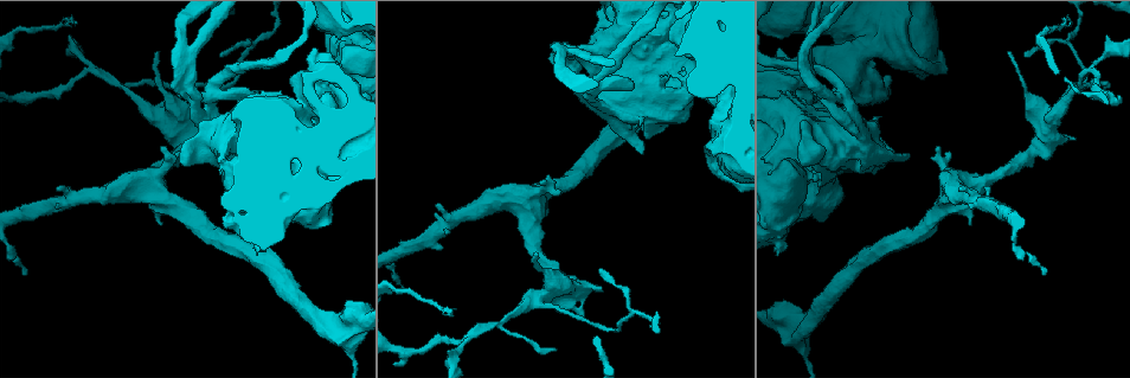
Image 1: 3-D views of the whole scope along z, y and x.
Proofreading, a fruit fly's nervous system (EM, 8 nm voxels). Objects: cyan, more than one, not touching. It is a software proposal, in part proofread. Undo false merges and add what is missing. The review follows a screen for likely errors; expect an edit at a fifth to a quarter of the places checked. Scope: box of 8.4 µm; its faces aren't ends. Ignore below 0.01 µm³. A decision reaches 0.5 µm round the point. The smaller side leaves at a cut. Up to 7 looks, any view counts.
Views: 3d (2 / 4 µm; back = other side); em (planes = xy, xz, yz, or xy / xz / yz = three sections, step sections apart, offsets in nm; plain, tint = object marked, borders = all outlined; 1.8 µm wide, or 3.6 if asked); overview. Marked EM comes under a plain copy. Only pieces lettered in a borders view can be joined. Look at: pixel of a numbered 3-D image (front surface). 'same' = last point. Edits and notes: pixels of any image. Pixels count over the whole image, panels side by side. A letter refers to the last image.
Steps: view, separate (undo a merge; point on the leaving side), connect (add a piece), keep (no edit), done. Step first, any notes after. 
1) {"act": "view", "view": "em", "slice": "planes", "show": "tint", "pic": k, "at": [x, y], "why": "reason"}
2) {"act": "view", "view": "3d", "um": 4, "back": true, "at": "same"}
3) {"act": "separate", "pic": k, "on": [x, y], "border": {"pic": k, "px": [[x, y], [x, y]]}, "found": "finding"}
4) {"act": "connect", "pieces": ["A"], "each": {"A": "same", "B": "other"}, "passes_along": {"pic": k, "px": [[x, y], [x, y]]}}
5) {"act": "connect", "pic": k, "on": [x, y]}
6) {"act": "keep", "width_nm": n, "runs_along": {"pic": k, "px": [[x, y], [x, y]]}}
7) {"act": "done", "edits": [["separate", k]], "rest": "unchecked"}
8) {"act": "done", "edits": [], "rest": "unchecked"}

{"act": "view", "view": "em", "um": 3.6, "slice": "planes", "show": "borders", "pic": 1, "at": [599, 100], "why": "arms run side by side"}

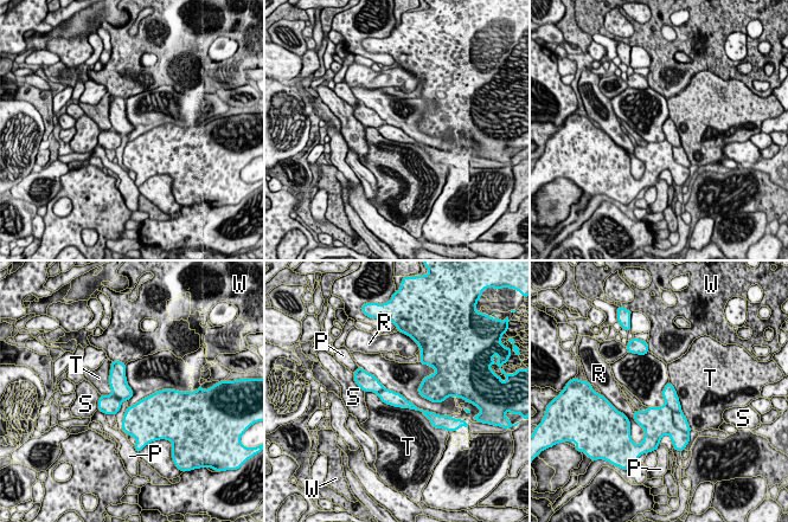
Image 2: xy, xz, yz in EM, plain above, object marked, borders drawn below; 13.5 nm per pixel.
{"act": "separate", "pic": 2, "on": [671, 399], "each": {"P": "other", "R": "other", "S": "other", "T": "other", "W": "other"}, "part_leaving": {"pic": 2, "px": [[364, 386], [376, 386], [409, 405]]}, "found": "two cells meet here"}

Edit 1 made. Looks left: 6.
{"act": "view", "view": "overview", "why": "redraw"}

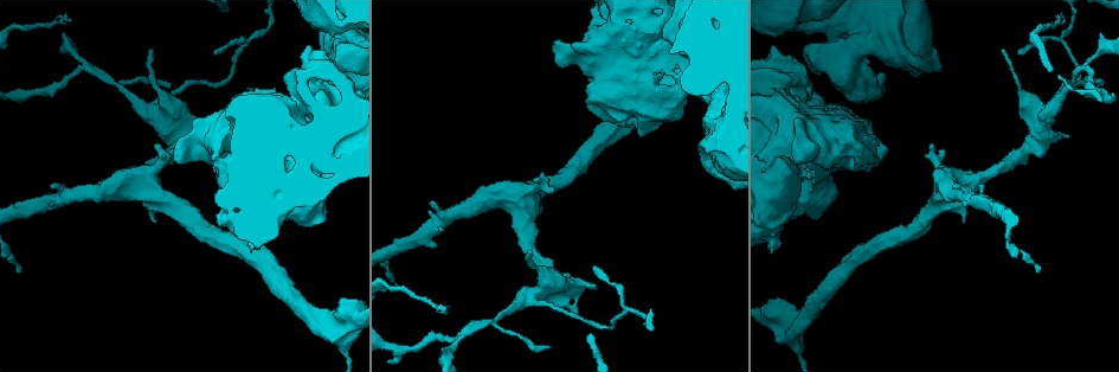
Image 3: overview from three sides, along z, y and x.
{"act": "view", "view": "em", "slice": "planes", "show": "tint", "pic": 3, "at": [465, 336], "why": "thick turns thin"}

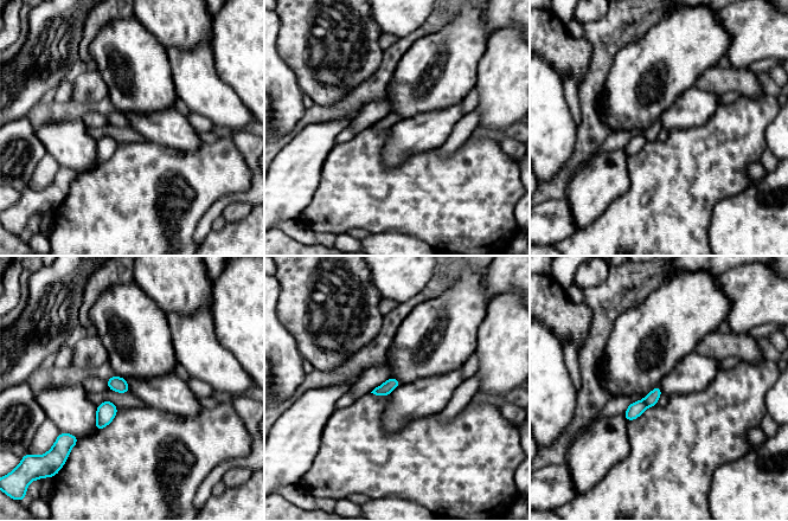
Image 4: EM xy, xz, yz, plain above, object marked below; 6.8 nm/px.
{"act": "view", "view": "em", "slice": "planes", "show": "borders", "at": "same"}

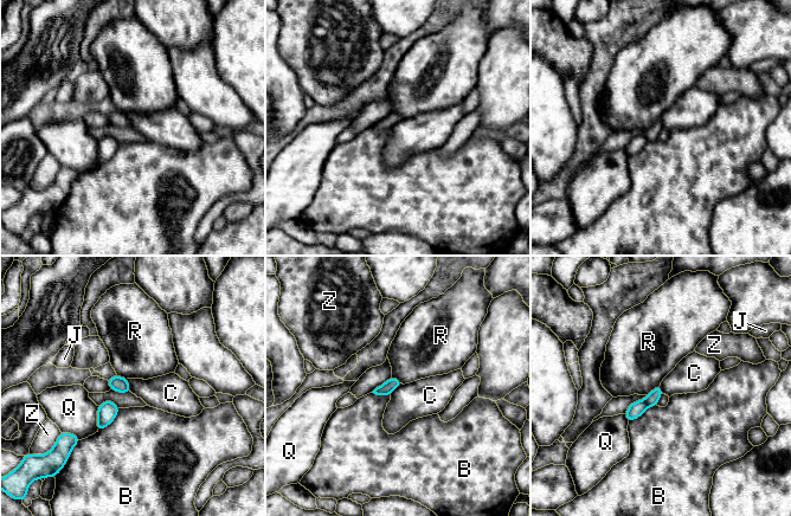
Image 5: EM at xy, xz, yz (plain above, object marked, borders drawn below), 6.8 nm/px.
{"act": "separate", "pic": 5, "on": [636, 408], "width_nm": 90, "longest_contact_nm": ["B", 220], "each": {"B": "other", "C": "other", "J": "other", "Q": "other", "R": "other", "Z": "other"}, "found": "two cells meet here"}

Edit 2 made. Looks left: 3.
{"act": "view", "view": "3d", "um": 2, "pic": 3, "at": [597, 288], "why": "an open end"}

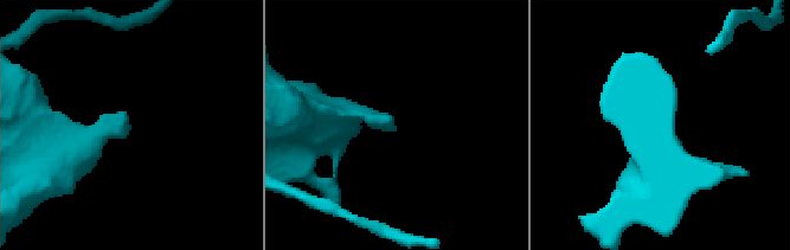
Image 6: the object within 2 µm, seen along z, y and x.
{"act": "view", "view": "em", "slice": "planes", "show": "borders", "pic": 6, "at": [394, 126], "why": "need the tissue"}

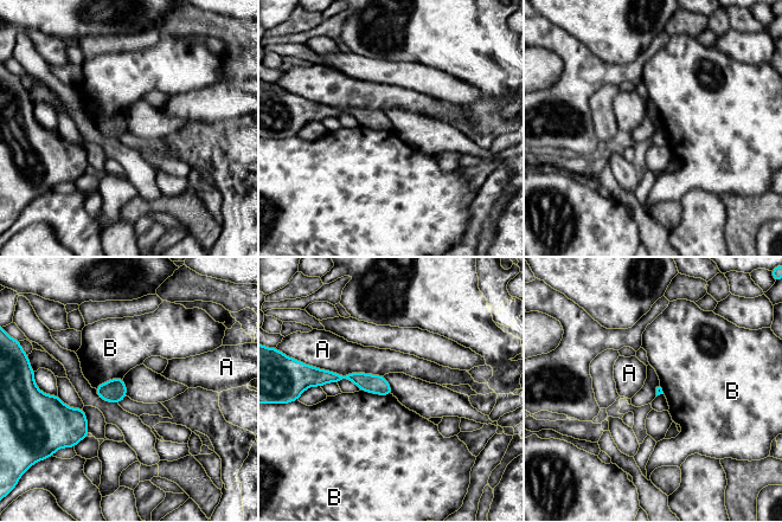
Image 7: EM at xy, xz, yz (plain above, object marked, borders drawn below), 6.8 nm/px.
{"act": "keep", "each": {"A": "other", "B": "other"}, "border": {"pic": 7, "px": [[360, 390], [392, 395]]}, "found": "none of them fits"}

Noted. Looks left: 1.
{"act": "done", "edits": [["separate", 2], ["separate", 5]], "rest": "unchecked"}

